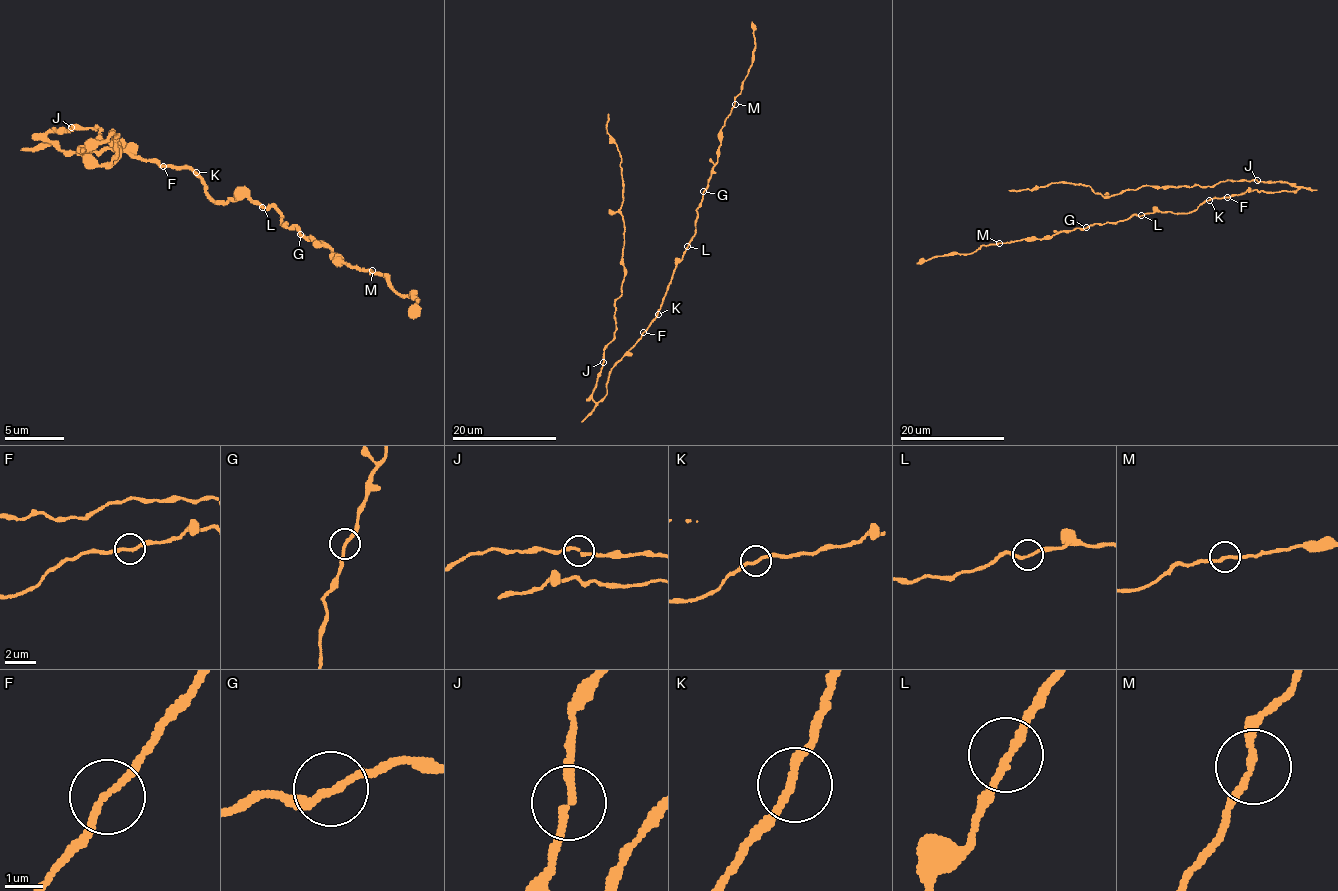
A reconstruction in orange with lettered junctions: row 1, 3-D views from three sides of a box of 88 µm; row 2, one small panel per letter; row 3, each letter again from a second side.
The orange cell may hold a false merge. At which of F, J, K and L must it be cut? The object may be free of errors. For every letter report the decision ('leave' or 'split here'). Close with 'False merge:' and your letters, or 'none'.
F: leave
J: leave
K: leave
L: leave
False merge: none

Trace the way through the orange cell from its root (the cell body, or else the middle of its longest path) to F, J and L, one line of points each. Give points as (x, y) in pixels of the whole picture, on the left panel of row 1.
F: (130, 154), (142, 160), (154, 160), (163, 166)
J: (130, 154), (109, 148), (88, 154), (62, 151), (47, 139), (50, 130), (68, 130), (71, 127)
L: (130, 154), (154, 160), (160, 166), (190, 169), (214, 201), (247, 198), (262, 207)

